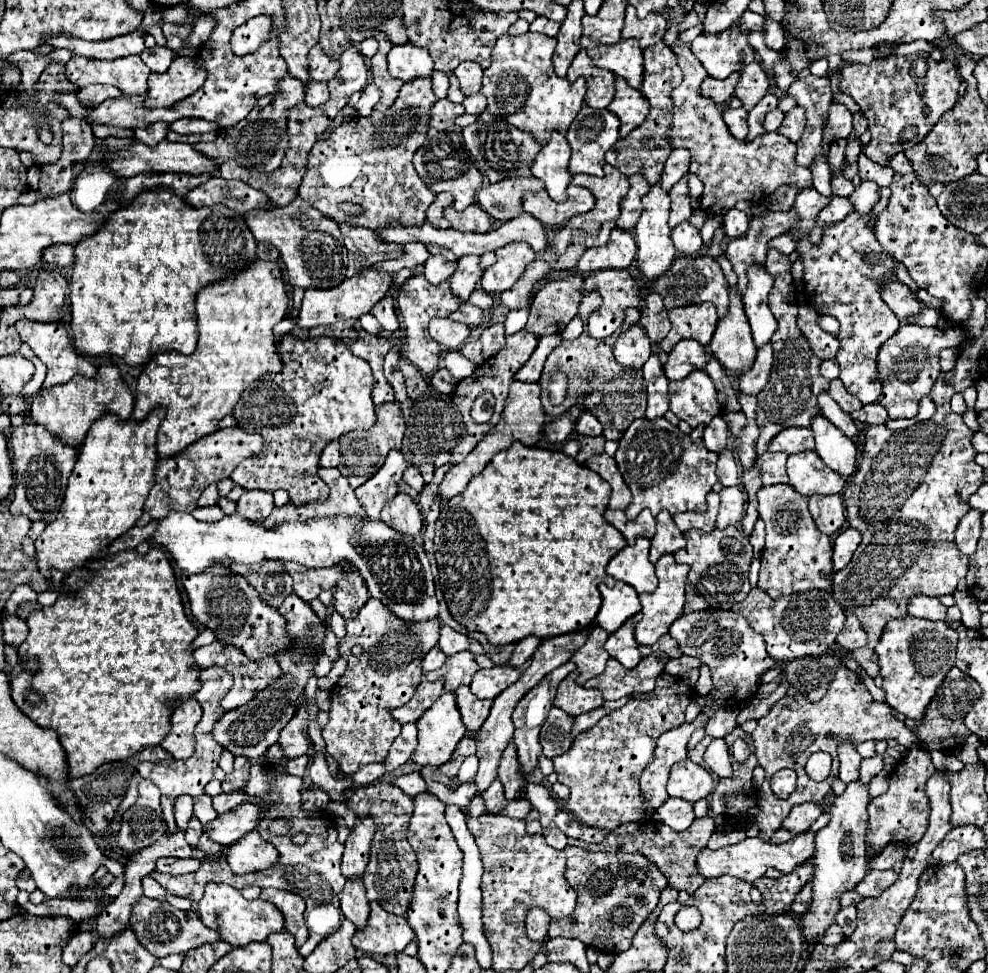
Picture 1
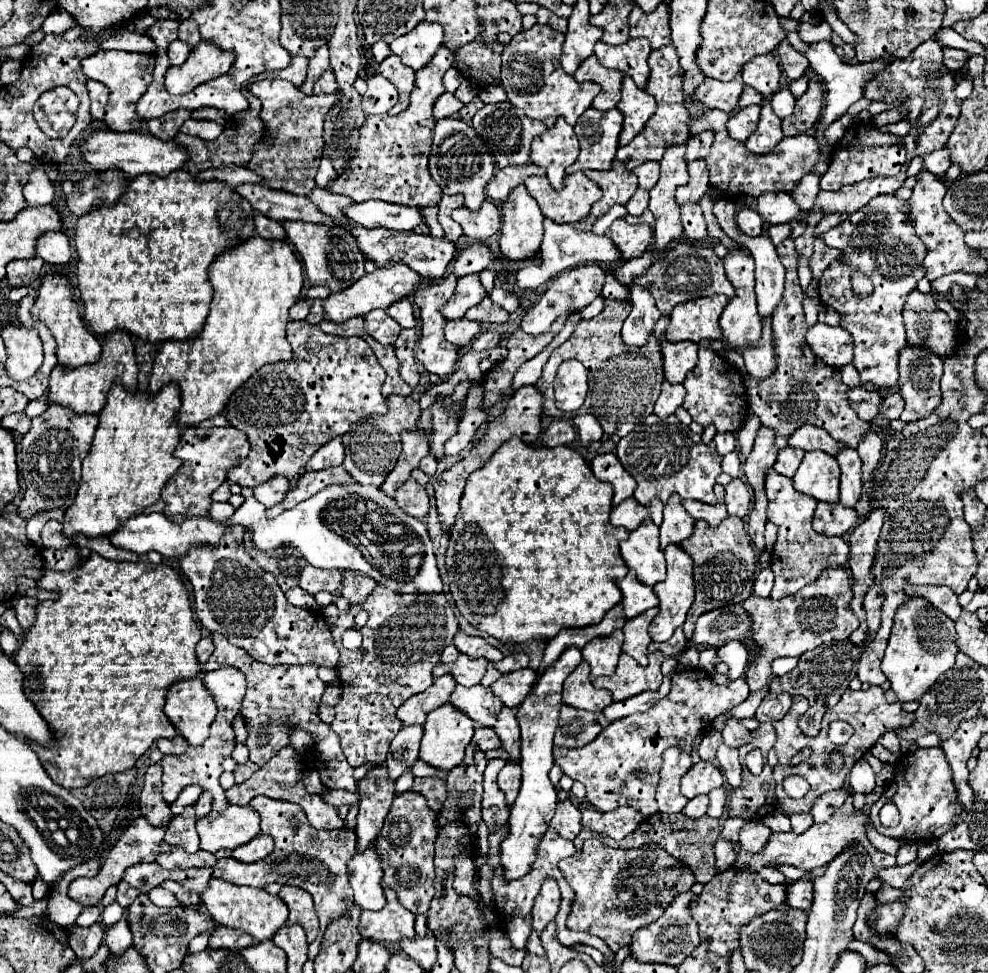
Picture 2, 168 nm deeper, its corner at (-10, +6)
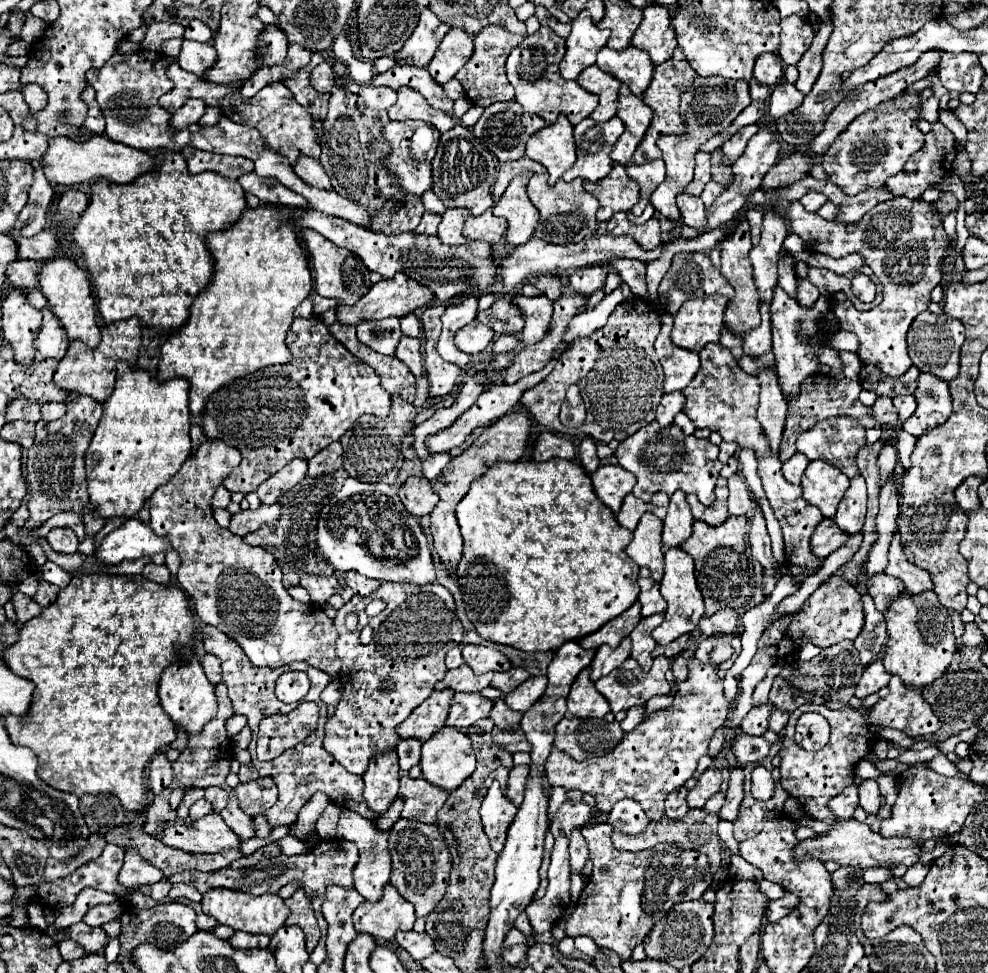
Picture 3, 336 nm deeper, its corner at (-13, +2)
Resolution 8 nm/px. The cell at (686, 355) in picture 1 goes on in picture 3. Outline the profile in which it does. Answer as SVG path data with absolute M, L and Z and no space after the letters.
M664 314L662 316L662 330L660 330L656 344L654 344L658 360L664 368L664 392L684 390L700 368L698 352L684 350L684 348L678 348L676 344L672 344L672 340L670 340L672 324L674 324L674 316Z

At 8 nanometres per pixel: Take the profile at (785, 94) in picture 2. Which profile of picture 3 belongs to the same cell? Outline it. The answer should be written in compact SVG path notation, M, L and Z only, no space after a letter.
M780 82L772 90L772 96L768 102L768 112L772 114L772 118L780 118L780 116L796 110L802 104L802 98L804 98L804 94L798 92L794 84Z

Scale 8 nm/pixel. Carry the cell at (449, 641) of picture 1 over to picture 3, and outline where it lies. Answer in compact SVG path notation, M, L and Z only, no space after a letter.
M466 644L462 648L462 656L466 660L466 664L470 664L470 668L474 672L496 672L496 670L508 670L510 668L510 660L498 652L498 650L492 650L488 646L474 646L474 644Z

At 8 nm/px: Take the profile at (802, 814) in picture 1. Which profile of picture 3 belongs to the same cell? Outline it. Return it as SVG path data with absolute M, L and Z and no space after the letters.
M852 784L848 788L844 788L844 792L840 792L838 796L834 796L828 802L828 808L832 810L832 814L840 820L840 818L852 818L854 810L858 806L858 788Z

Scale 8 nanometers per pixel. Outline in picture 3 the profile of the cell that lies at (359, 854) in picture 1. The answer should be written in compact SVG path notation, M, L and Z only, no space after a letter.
M384 752L384 756L376 756L368 766L364 778L364 800L374 816L382 816L398 796L400 774L396 764L396 752Z

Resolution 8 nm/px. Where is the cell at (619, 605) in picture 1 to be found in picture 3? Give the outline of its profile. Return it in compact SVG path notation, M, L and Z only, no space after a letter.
M648 568L640 570L638 586L640 586L638 602L642 604L642 616L652 616L656 612L664 612L666 610L666 600L662 598L658 584L650 578Z

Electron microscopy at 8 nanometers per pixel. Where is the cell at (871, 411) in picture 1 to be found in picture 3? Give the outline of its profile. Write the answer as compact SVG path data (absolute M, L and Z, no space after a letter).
M898 396L894 398L894 408L898 410L898 420L904 422L916 410L916 400L914 396Z

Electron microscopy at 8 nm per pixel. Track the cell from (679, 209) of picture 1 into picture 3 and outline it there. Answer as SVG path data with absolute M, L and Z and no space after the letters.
M698 152L696 154L696 168L694 168L694 180L692 184L688 184L688 188L684 190L686 194L692 196L700 196L704 186L710 182L710 154L706 152Z

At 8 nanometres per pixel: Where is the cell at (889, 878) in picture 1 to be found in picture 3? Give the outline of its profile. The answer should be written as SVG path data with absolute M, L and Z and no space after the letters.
M916 862L916 864L912 864L912 866L908 868L908 872L902 876L902 880L904 880L908 886L920 886L926 874L928 874L928 866Z

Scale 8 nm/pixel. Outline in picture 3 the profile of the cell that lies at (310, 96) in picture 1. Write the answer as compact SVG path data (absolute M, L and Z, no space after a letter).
M322 62L318 64L314 70L312 70L312 86L318 90L318 92L330 92L332 84L334 84L334 70L328 62Z

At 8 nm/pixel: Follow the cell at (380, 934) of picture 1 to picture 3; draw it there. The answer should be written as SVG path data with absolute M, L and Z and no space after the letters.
M392 884L384 886L384 896L376 904L362 902L354 912L354 928L382 940L394 940L398 930L412 930L414 908L404 900Z

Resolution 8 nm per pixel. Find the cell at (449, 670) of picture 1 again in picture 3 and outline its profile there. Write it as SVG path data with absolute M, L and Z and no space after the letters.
M462 664L456 670L448 670L446 676L436 684L436 690L452 688L456 692L480 692L482 688L490 686L492 672L486 674L474 674L468 664Z

